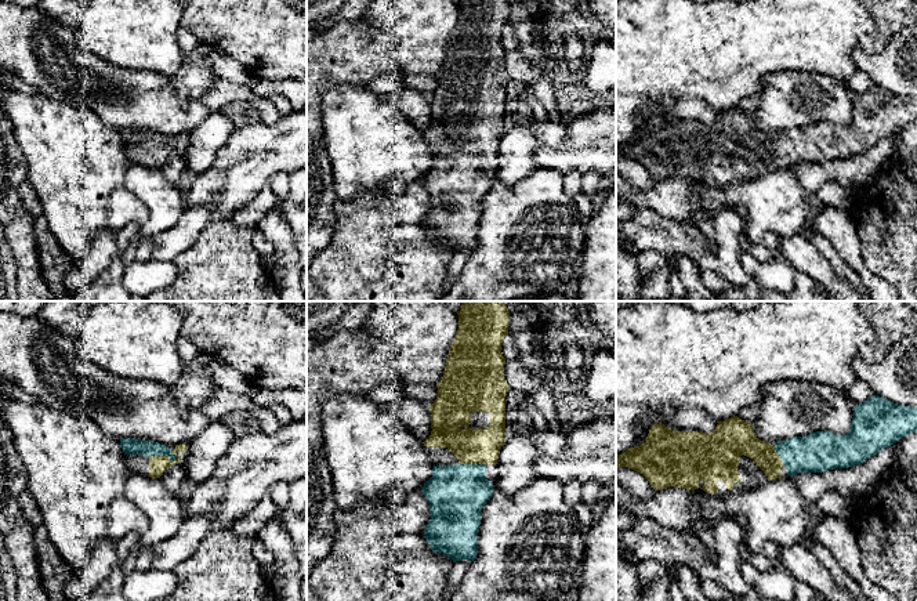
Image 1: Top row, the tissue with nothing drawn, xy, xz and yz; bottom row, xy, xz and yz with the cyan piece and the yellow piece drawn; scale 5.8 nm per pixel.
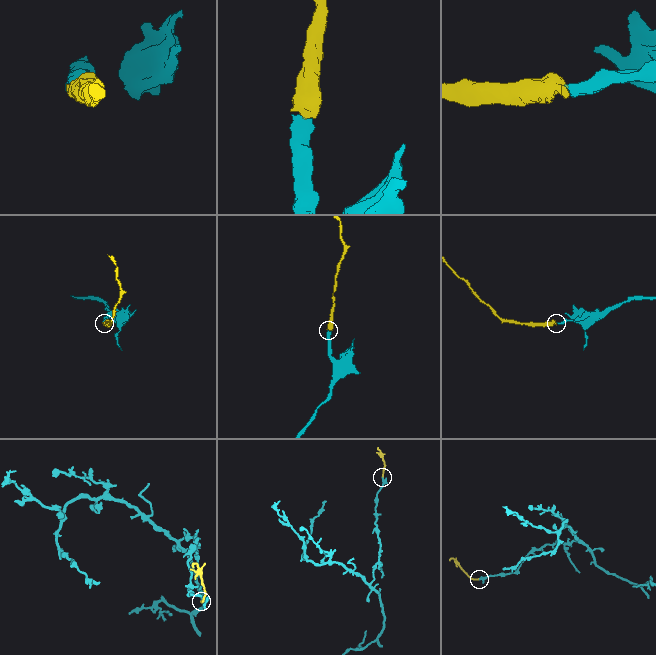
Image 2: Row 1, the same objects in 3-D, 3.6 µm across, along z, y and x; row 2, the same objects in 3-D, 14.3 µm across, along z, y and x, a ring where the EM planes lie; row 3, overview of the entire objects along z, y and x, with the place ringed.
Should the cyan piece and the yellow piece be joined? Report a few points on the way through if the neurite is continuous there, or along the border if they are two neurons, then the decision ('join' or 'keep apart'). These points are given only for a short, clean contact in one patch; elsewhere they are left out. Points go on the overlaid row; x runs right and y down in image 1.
across xy (130, 445), (151, 448), (163, 455), (158, 464) | join

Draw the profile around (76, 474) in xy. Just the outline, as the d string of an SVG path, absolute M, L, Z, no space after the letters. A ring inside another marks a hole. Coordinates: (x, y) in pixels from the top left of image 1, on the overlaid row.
M8 398L1 403L0 416L23 461L26 490L39 507L48 537L73 573L86 566L101 542L116 544L128 533L148 529L146 515L126 496L126 482L131 473L126 466L120 439L106 435L90 419L50 409L40 402L26 405Z

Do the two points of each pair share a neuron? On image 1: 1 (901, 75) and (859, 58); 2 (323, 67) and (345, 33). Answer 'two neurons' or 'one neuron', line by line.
1: one neuron
2: one neuron

